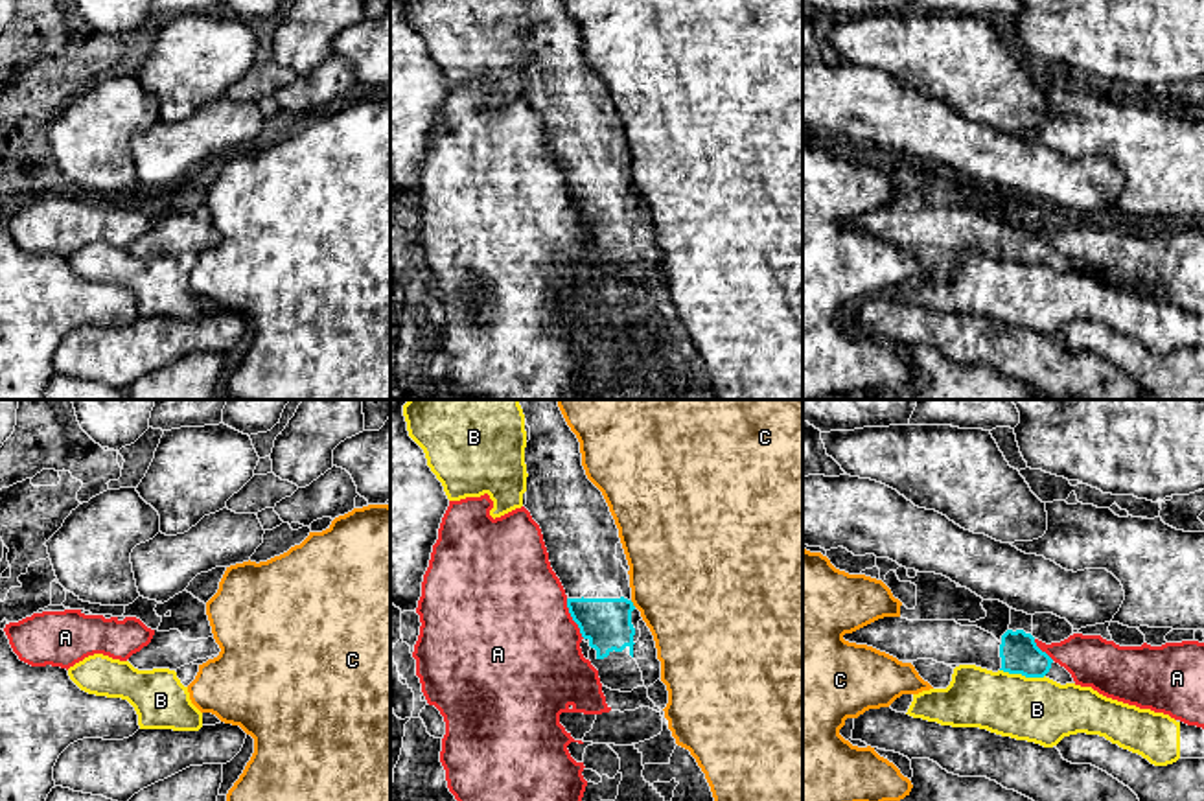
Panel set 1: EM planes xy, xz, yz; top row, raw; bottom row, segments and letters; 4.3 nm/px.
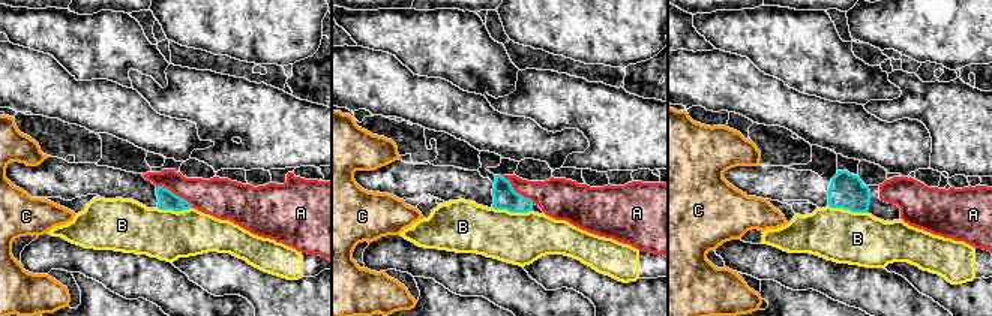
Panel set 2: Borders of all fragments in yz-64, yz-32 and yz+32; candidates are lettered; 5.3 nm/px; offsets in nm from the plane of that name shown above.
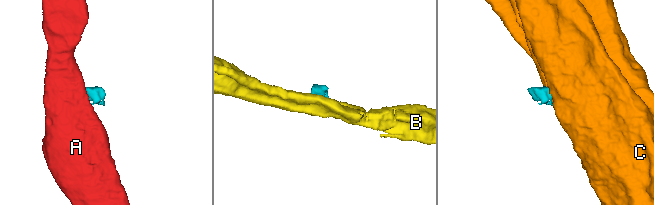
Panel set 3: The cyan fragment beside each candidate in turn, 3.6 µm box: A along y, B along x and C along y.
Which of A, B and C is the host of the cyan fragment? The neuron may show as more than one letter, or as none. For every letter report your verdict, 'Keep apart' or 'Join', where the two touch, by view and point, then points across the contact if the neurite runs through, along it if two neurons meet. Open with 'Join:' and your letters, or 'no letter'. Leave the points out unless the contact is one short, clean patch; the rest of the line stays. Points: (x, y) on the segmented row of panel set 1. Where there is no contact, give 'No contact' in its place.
Join: no letter
A: Keep apart. Touches cyan at xz (573, 619). Boundary: xz (566, 599), (567, 612), (584, 638)
B: Keep apart. Touches cyan at yz (1022, 674). Boundary: yz (1000, 669), (1011, 674), (1044, 676)
C: Keep apart. Touches cyan at xz (632, 604). Boundary: xz (630, 601), (636, 606)

